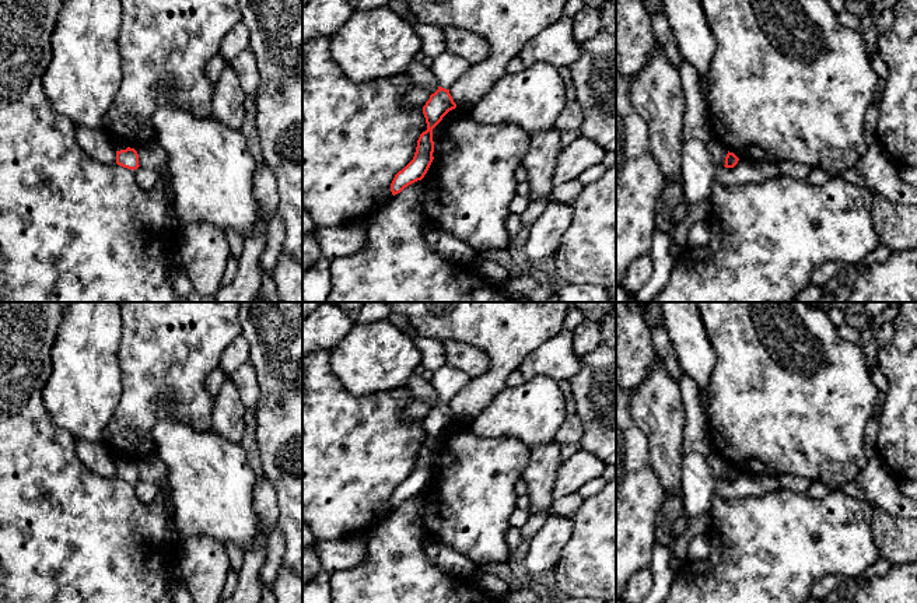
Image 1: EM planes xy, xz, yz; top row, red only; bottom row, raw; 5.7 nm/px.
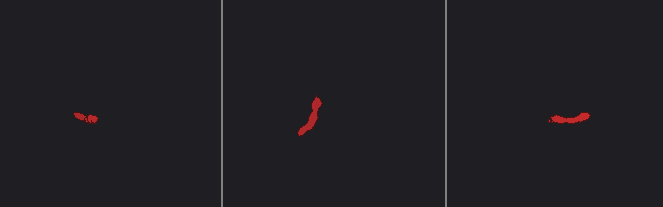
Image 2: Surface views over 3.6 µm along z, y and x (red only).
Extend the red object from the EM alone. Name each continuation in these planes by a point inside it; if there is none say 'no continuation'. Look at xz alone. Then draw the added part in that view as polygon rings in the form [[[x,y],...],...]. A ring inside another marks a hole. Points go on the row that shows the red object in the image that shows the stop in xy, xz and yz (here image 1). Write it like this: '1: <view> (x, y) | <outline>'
1: xz (447, 67) | [[[444,52],[434,59],[431,71],[435,76],[438,85],[449,90],[451,85],[470,67],[465,59],[452,53]]]

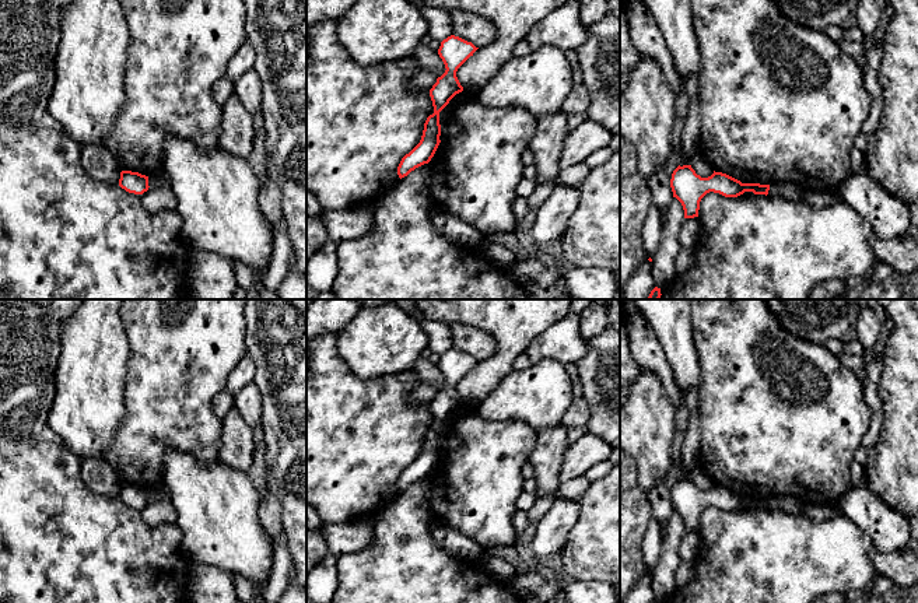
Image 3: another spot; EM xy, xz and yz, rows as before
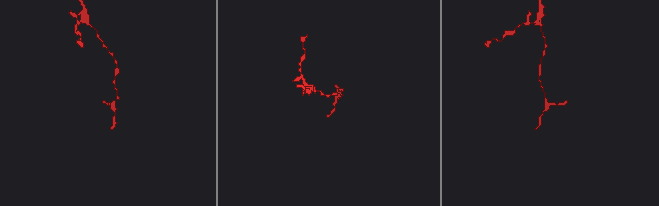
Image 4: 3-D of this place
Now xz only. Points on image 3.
no continuation

